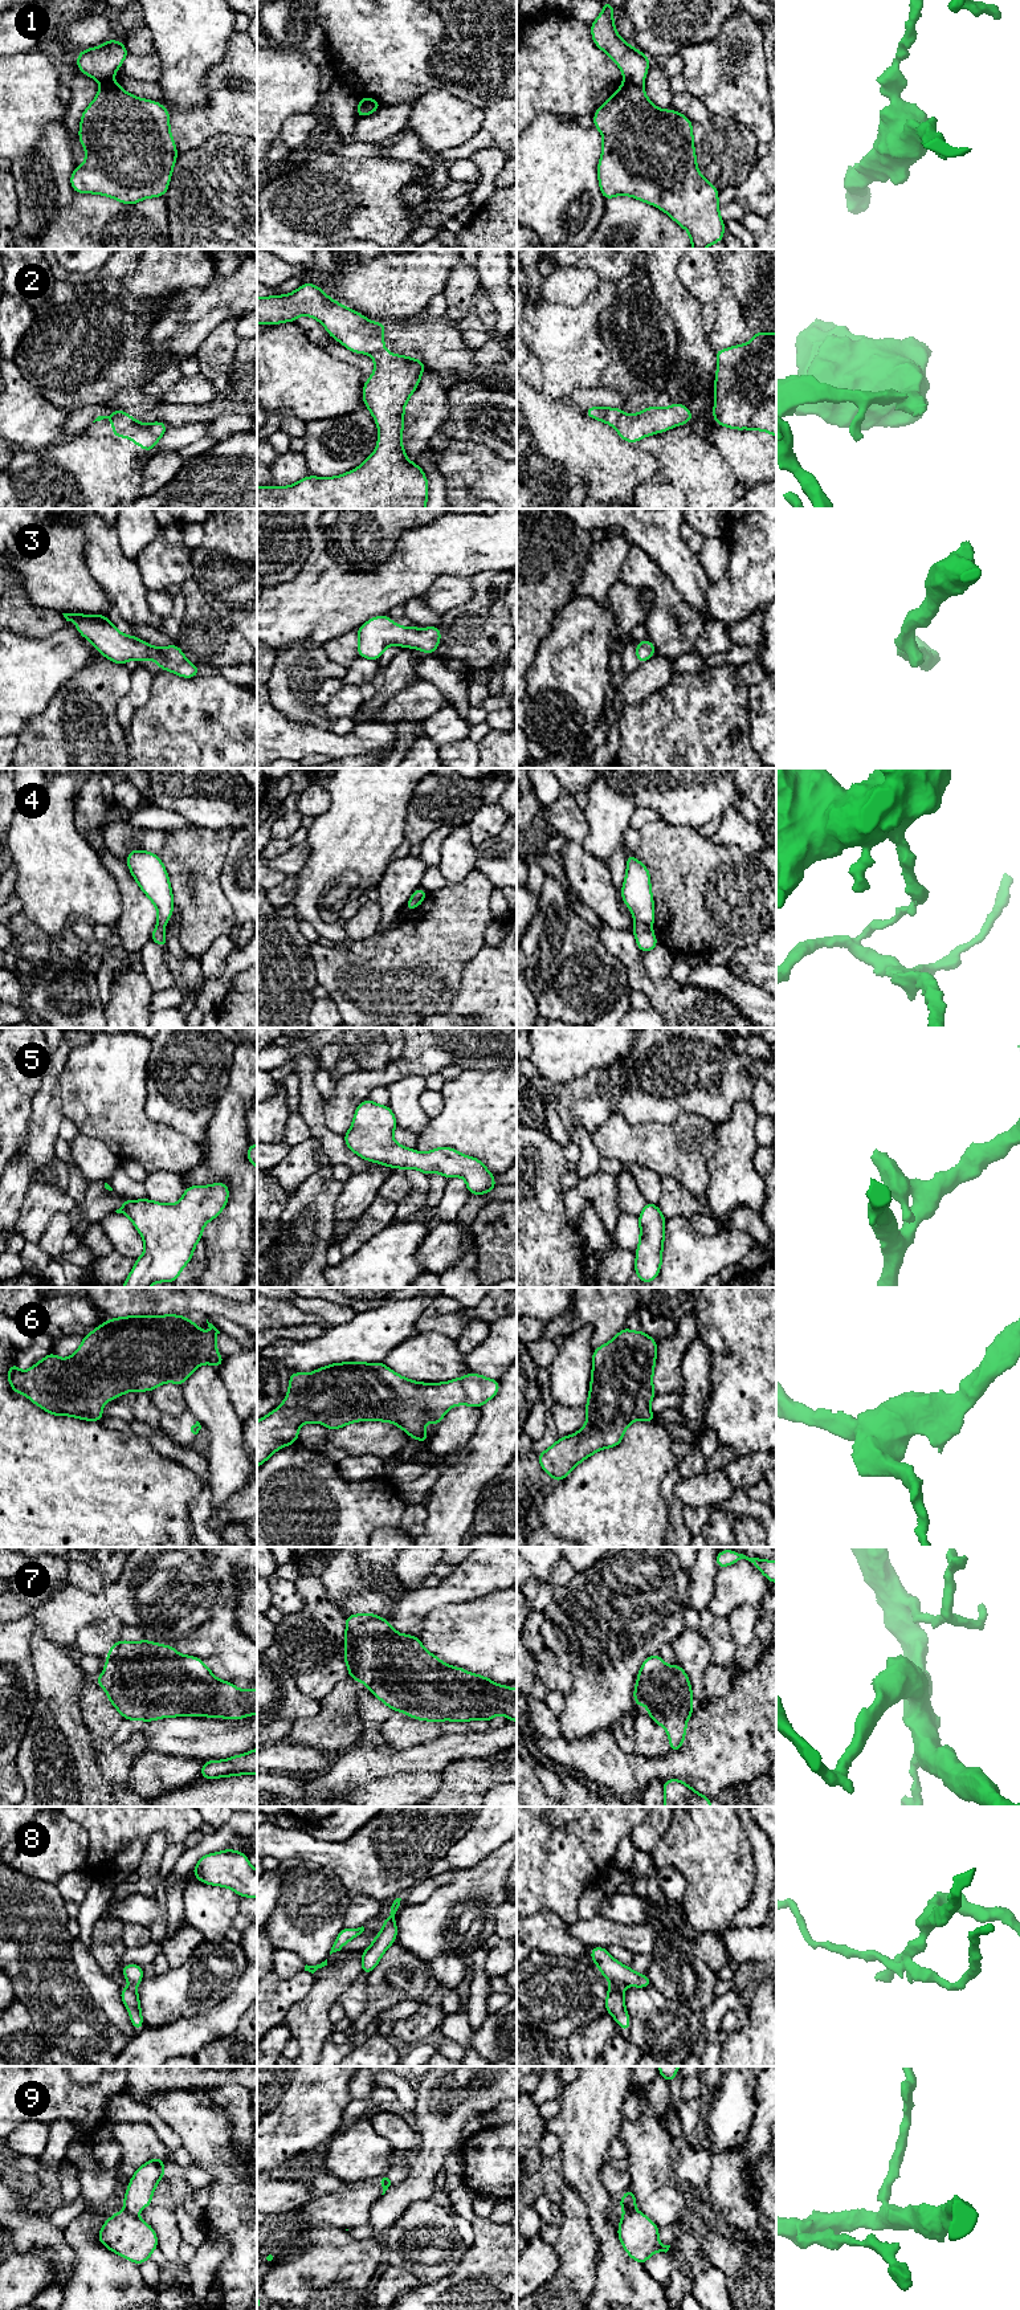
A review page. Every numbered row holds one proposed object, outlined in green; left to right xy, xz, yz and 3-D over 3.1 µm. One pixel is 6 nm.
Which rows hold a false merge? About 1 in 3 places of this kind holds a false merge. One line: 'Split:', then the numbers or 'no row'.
Split: 1, 2, 4, 8, 9

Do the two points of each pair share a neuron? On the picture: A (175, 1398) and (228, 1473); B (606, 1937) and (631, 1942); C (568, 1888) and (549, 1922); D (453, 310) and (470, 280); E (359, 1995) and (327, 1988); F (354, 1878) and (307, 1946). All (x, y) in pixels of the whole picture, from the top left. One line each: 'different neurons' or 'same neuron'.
A: different neurons
B: same neuron
C: different neurons
D: same neuron
E: different neurons
F: different neurons

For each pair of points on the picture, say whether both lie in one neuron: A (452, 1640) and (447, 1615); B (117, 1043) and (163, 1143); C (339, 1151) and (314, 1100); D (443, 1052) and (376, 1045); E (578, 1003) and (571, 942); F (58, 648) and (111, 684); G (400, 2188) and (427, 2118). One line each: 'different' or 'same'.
A: same
B: same
C: same
D: different
E: same
F: different
G: same

